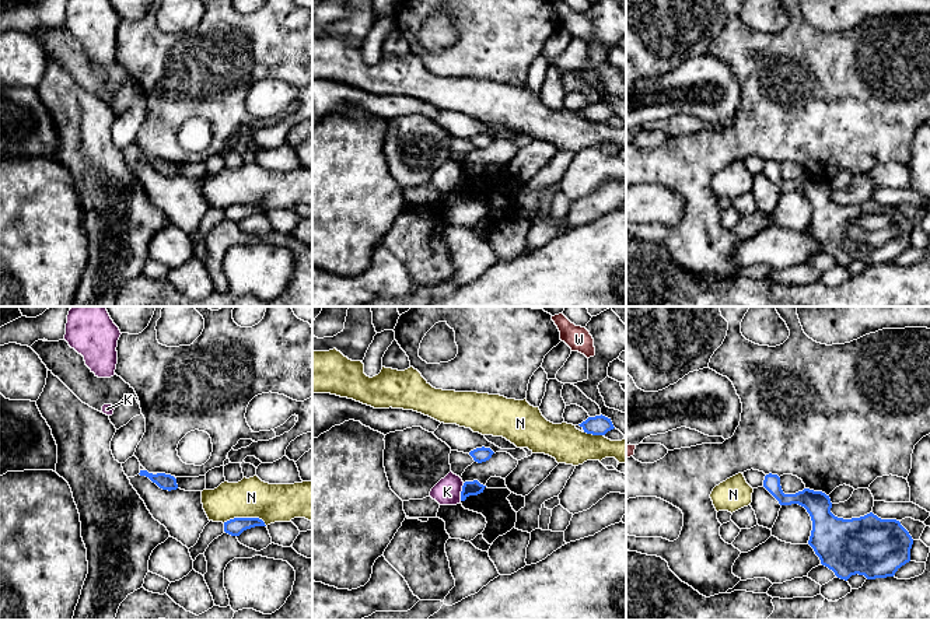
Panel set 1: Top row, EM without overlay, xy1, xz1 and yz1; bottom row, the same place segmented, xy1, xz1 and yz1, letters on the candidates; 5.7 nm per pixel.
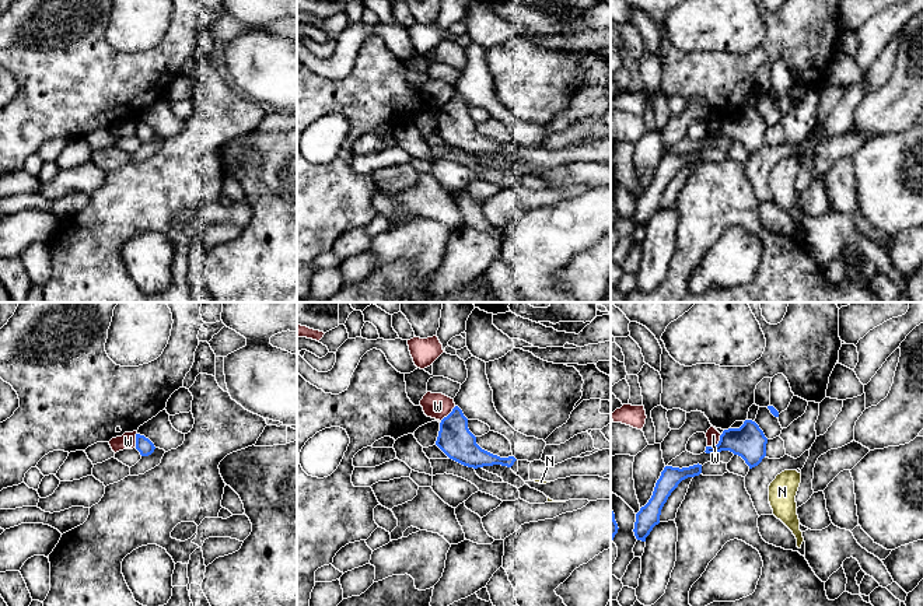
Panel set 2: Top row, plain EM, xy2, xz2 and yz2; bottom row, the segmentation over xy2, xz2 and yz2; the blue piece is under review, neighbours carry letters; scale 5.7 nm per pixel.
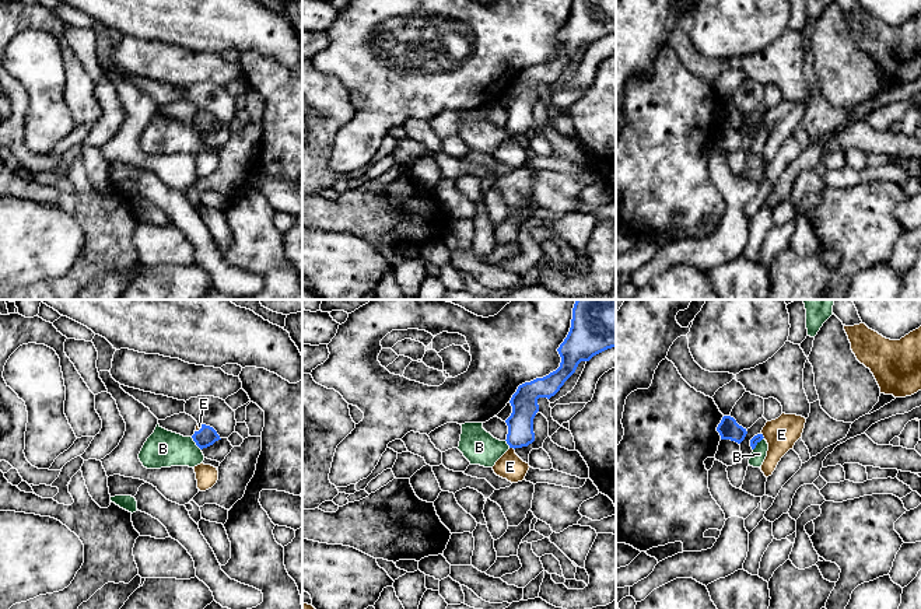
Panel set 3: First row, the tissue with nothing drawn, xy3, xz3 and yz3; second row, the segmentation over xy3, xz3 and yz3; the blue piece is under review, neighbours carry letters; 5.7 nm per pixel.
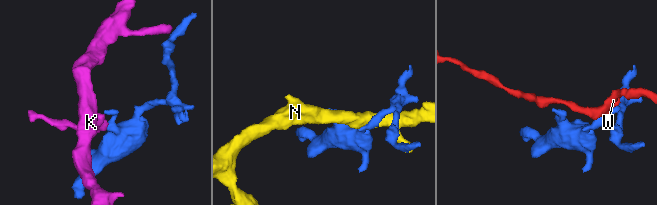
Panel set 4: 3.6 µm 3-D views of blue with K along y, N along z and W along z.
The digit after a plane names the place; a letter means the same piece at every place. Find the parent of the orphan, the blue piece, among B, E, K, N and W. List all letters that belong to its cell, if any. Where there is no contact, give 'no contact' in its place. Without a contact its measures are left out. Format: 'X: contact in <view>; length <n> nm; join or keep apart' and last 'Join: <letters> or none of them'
B: contact in yz3; length 100 nm; keep apart
E: contact in xz3; length 40 nm; join
K: contact in xz1; length 110 nm; keep apart
N: contact in xy1; length 260 nm; keep apart
W: contact in yz2; length 120 nm; keep apart
Join: E

